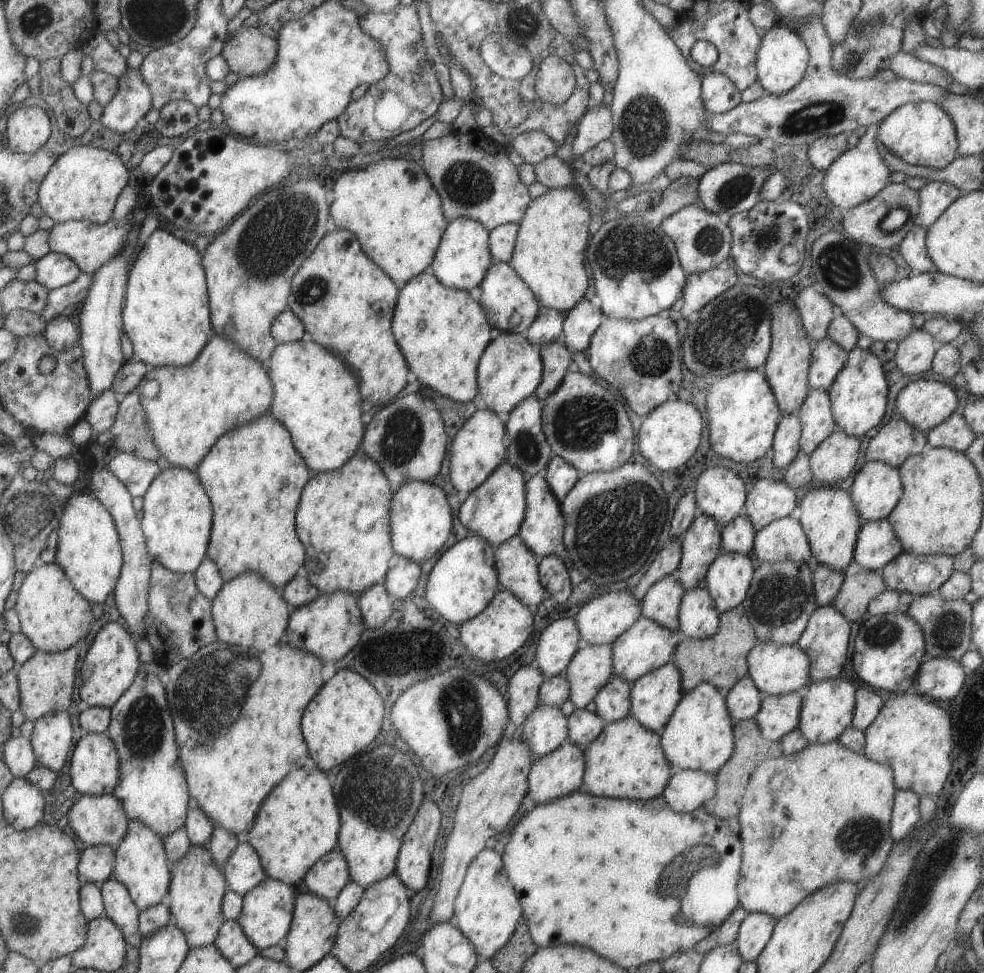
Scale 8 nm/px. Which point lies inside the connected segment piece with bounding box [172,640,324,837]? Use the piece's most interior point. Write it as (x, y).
(229, 792)

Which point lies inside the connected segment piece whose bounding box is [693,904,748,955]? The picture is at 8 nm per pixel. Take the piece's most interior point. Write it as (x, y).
(725, 932)

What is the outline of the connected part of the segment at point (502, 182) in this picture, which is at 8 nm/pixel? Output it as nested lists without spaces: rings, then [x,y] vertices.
[[[452,130],[449,134],[445,136],[440,136],[439,138],[434,138],[431,140],[426,140],[422,142],[422,157],[419,161],[423,170],[427,173],[433,188],[437,191],[439,195],[441,204],[442,204],[442,211],[444,217],[446,218],[447,222],[452,221],[454,218],[457,217],[465,217],[476,220],[480,222],[488,231],[496,226],[505,224],[505,223],[517,223],[521,220],[522,214],[526,209],[526,206],[529,204],[531,200],[529,198],[529,192],[527,191],[527,186],[521,183],[519,176],[517,175],[517,166],[513,165],[511,161],[509,161],[508,155],[508,147],[502,146],[497,142],[493,142],[491,139],[483,138],[483,142],[481,142],[481,134],[477,136],[477,134],[461,134],[461,132],[457,132],[457,130]]]

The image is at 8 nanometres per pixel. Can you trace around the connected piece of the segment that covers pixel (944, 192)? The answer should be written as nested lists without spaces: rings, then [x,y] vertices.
[[[927,181],[917,194],[919,206],[913,224],[925,228],[935,222],[943,210],[961,195],[956,186],[943,181]]]

